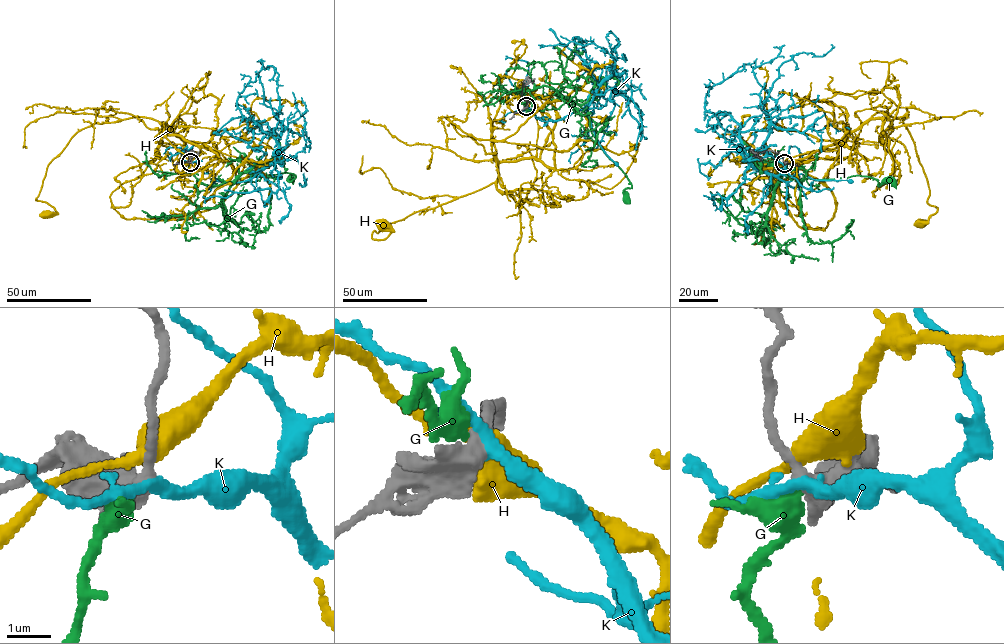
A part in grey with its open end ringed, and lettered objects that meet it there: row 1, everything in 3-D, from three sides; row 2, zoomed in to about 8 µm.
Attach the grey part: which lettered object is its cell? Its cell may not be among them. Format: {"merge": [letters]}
{"merge": ["G"]}

